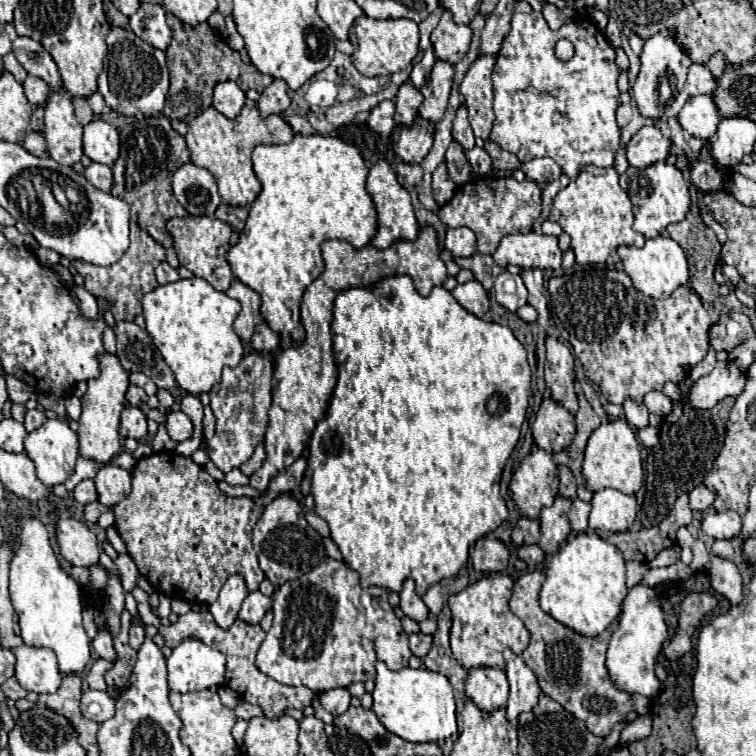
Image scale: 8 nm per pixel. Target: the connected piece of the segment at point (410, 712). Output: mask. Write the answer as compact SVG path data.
M377 661L375 669L377 677L371 709L375 711L379 721L387 727L387 731L411 743L427 743L427 741L443 743L445 739L457 733L453 687L445 675L429 669L411 669L411 667L391 671L385 667L383 661Z

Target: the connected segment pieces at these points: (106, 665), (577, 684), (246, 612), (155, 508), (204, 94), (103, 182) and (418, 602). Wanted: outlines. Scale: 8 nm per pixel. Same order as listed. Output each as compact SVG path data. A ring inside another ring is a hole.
M97 659L87 675L87 683L89 683L89 689L97 689L97 691L107 691L107 683L103 679L105 671L113 667L115 661L107 661L107 659Z
M533 571L519 577L513 587L513 597L509 603L511 611L525 623L531 633L531 643L521 657L525 665L529 665L529 669L537 675L539 687L547 697L555 699L579 721L583 721L593 735L607 737L613 725L619 723L629 711L633 711L629 693L615 689L605 669L605 651L611 633L603 631L597 637L585 637L547 615L539 607L539 591L543 581L545 575L541 571Z
M253 591L245 597L241 611L239 611L239 619L249 621L249 623L259 623L263 619L263 615L267 613L267 609L271 607L271 597L263 595L261 591Z
M163 451L139 459L133 469L133 491L113 509L115 527L125 541L127 553L133 557L139 573L149 579L155 591L167 597L187 599L197 605L211 605L217 601L223 583L233 573L241 573L245 577L249 591L259 589L259 583L265 579L251 545L251 531L261 517L261 509L251 497L223 495L217 481L189 457Z
M167 11L167 21L173 31L173 41L167 49L167 67L171 75L171 89L169 97L165 103L165 117L169 119L179 119L179 121L193 121L203 109L211 105L211 95L213 87L219 81L235 81L243 91L247 89L257 89L259 93L273 81L271 75L259 73L253 65L245 65L239 57L237 51L233 51L227 41L217 37L209 23L199 23L199 25L187 25L179 21L175 15Z
M91 163L85 173L83 173L97 189L101 191L109 191L111 189L111 183L113 183L113 173L111 173L111 167L109 165L103 165L103 163Z
M407 577L405 581L403 581L403 589L401 589L401 593L399 593L399 607L403 609L403 613L407 615L407 617L411 617L413 621L423 621L423 619L427 619L427 615L429 615L429 609L427 609L427 605L423 603L423 599L415 593L415 583L413 583L413 579L411 577Z

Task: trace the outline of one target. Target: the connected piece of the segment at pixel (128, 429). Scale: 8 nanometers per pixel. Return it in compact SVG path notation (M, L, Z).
M127 405L121 411L121 425L119 425L119 435L123 439L133 437L133 439L143 439L147 435L147 417L139 407Z

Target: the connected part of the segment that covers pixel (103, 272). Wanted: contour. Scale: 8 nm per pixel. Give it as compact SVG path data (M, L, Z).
M135 222L130 223L130 245L125 251L125 255L107 267L101 265L93 265L87 261L73 261L73 267L77 269L79 275L83 275L85 279L85 289L95 295L95 297L103 297L103 299L111 299L111 313L115 319L125 319L125 321L133 321L135 315L141 315L141 297L149 291L153 291L157 287L157 279L153 269L165 261L165 249L151 239L151 235L147 231L143 231Z

